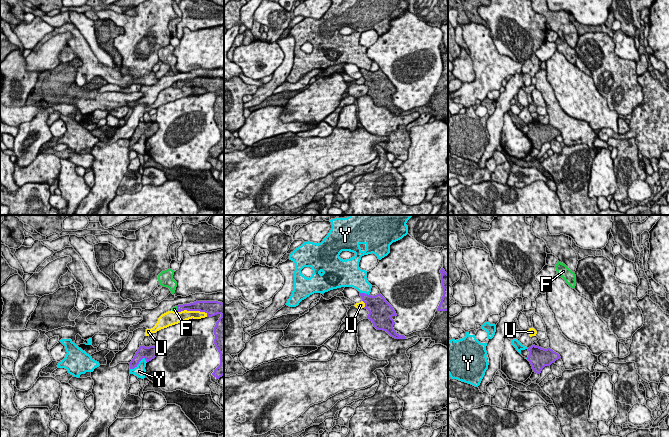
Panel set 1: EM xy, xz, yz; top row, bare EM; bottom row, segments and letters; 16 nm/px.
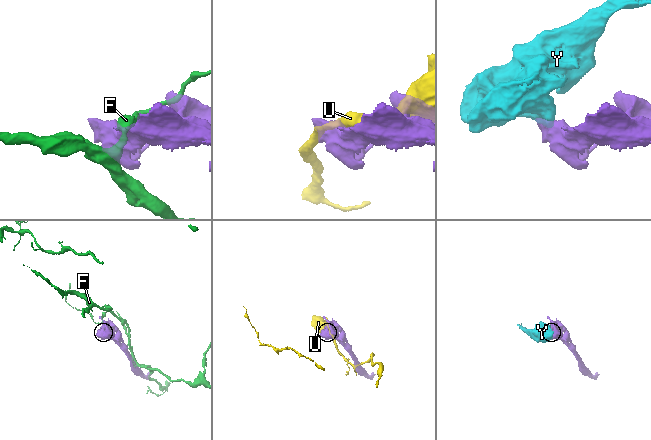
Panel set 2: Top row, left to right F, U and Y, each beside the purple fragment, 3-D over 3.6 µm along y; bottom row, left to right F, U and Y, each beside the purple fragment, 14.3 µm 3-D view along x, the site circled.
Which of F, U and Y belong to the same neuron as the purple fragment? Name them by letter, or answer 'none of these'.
none of these

